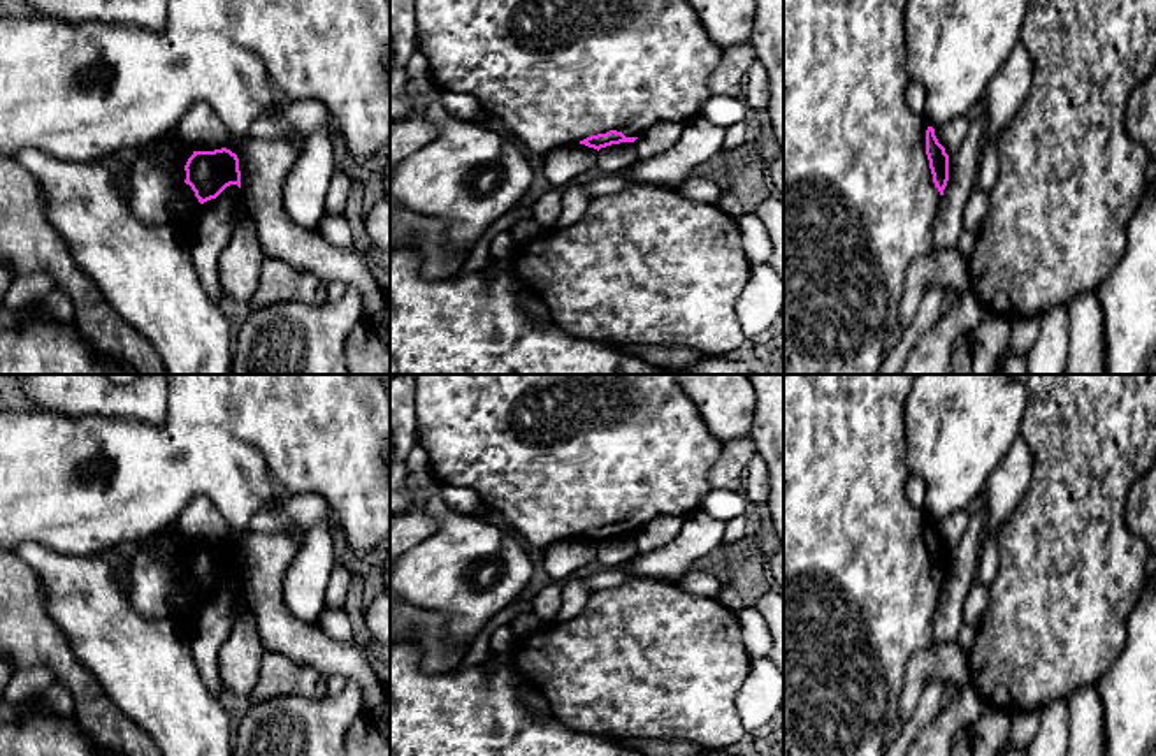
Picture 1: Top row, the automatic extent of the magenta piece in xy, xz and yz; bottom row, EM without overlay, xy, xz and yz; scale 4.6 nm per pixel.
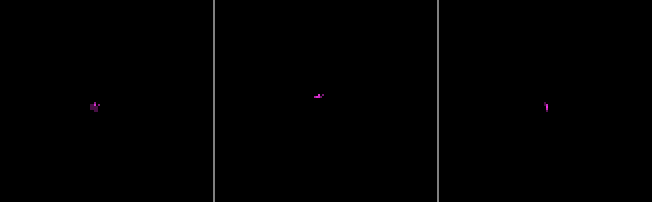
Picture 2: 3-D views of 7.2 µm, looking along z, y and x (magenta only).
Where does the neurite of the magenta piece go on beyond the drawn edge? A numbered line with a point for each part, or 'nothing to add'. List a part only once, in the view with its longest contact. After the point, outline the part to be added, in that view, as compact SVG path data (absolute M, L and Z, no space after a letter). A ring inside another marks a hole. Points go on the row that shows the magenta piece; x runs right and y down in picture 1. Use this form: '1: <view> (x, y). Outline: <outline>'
1: yz (859, 203). Outline: M784 0L784 374L877 374L885 357L884 341L900 325L898 306L901 301L907 267L933 250L933 225L940 206L940 192L933 183L926 155L924 116L915 114L905 98L908 84L905 49L905 9L908 0Z

